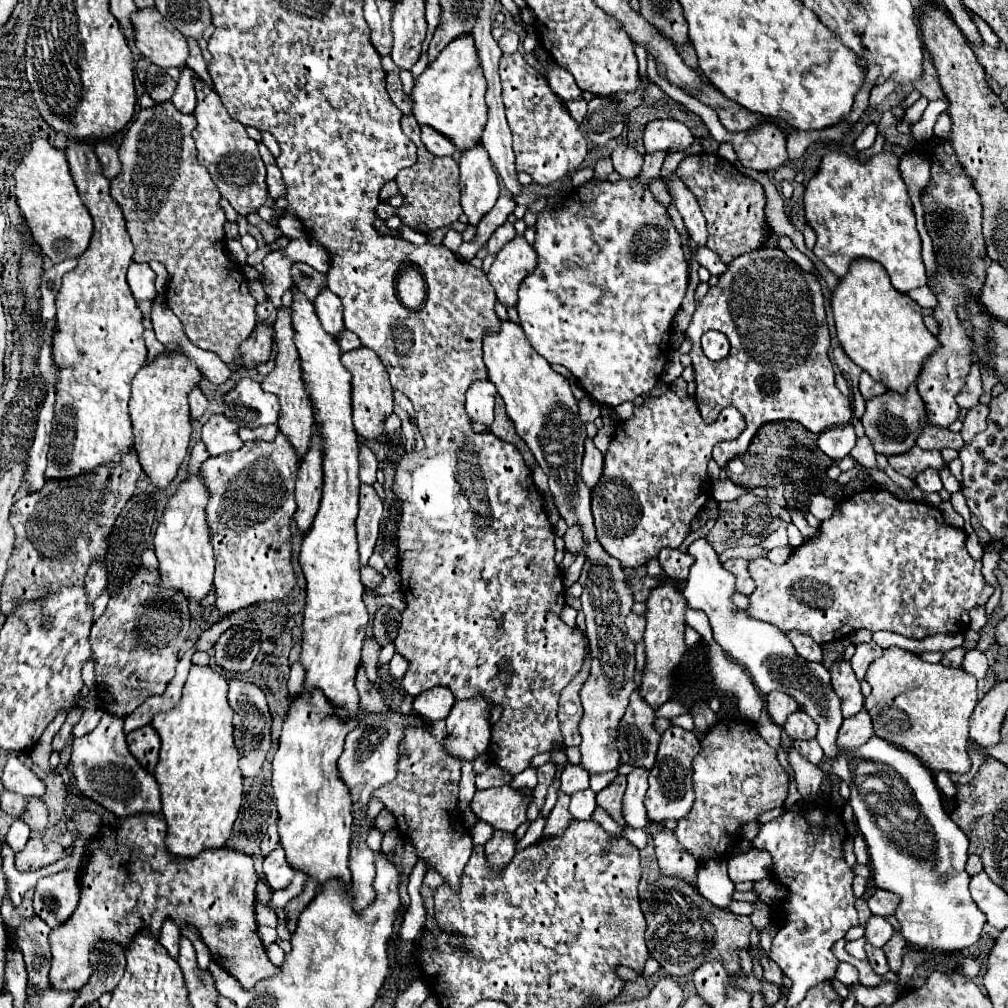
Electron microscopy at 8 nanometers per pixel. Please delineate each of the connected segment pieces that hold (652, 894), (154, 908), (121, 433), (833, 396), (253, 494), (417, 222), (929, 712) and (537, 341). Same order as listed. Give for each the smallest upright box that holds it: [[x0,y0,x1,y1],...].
[[640,875,754,975],[50,815,280,991],[44,137,146,479],[686,247,852,469],[200,433,298,615],[396,115,462,233],[864,647,978,771],[518,179,688,407]]

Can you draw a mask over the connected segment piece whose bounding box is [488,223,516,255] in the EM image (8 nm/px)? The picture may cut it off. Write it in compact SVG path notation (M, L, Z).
M512 223L500 225L500 227L492 233L492 237L490 237L490 241L488 241L488 253L490 253L490 255L496 255L508 241L514 239L514 235L516 235L516 229L514 229Z

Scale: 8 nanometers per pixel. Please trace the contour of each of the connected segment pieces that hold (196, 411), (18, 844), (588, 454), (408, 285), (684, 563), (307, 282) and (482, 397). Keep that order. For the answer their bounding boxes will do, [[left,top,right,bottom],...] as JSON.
[[190,387,208,419],[6,819,30,853],[582,439,604,489],[398,267,426,309],[658,547,694,581],[290,263,326,301],[466,381,496,431]]

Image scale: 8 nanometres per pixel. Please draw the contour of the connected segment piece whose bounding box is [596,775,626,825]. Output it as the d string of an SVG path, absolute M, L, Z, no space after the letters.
M618 775L608 787L604 787L598 795L596 795L596 803L600 807L604 807L610 817L624 825L624 819L622 819L622 799L624 799L624 791L626 791L626 775Z

